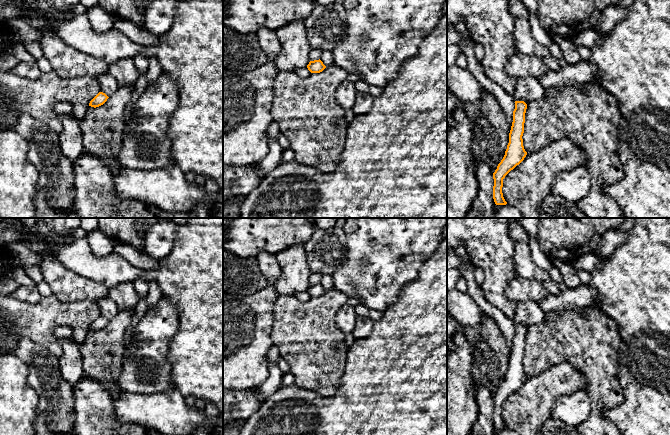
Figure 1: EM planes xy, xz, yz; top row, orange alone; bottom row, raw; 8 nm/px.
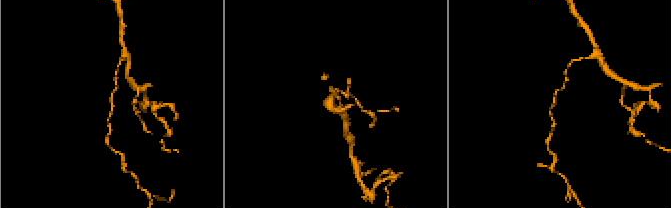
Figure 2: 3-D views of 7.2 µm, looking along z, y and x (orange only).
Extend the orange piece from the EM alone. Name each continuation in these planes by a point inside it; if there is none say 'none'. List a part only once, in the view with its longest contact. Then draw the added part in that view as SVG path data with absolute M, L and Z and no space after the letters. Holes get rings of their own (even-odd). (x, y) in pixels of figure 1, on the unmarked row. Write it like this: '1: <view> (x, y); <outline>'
none

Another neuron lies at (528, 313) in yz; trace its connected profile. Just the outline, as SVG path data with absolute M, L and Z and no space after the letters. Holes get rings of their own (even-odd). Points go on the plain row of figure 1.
M536 301L519 302L515 310L513 323L524 325L527 329L544 322L545 314Z

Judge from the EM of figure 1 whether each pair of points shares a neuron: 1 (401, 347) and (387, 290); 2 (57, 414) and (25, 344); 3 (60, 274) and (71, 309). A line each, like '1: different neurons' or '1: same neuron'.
1: different neurons
2: same neuron
3: different neurons

